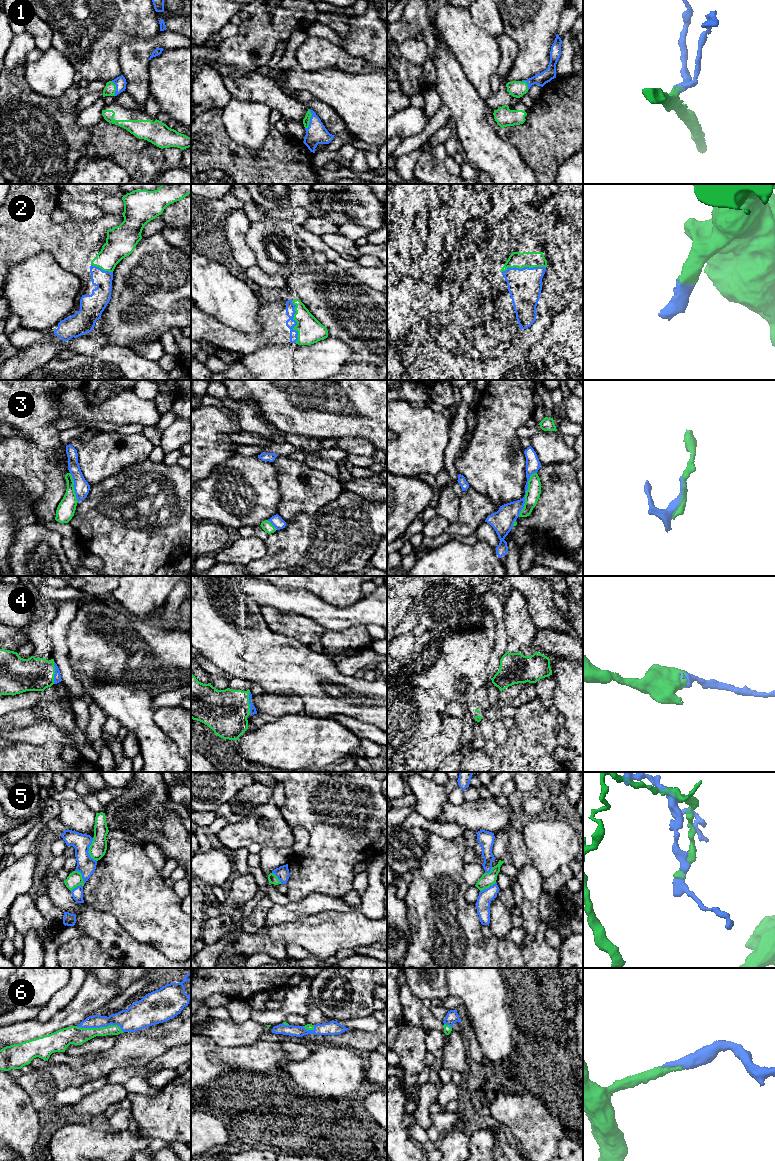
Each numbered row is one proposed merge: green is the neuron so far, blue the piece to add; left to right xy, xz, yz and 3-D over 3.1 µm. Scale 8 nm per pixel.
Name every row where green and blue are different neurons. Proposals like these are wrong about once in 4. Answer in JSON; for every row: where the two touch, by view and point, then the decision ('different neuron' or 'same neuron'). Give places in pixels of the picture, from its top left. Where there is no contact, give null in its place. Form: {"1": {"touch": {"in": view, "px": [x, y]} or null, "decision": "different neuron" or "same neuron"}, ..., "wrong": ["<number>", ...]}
{"1": {"touch": {"in": "xz", "px": [309, 119]}, "decision": "same neuron"}, "2": {"touch": {"in": "xz", "px": [295, 320]}, "decision": "same neuron"}, "3": {"touch": {"in": "yz", "px": [526, 493]}, "decision": "different neuron"}, "4": {"touch": {"in": "xz", "px": [248, 703]}, "decision": "same neuron"}, "5": {"touch": {"in": "xy", "px": [89, 850]}, "decision": "different neuron"}, "6": {"touch": {"in": "xy", "px": [100, 1027]}, "decision": "same neuron"}, "wrong": ["3", "5"]}

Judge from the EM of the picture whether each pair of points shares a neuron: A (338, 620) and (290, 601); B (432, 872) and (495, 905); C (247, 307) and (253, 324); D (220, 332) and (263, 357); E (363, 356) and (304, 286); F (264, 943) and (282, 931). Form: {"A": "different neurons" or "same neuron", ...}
{"A": "same neuron", "B": "different neurons", "C": "same neuron", "D": "different neurons", "E": "same neuron", "F": "different neurons"}

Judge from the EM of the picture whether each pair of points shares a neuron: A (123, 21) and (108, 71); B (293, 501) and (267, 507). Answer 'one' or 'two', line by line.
A: one
B: two

